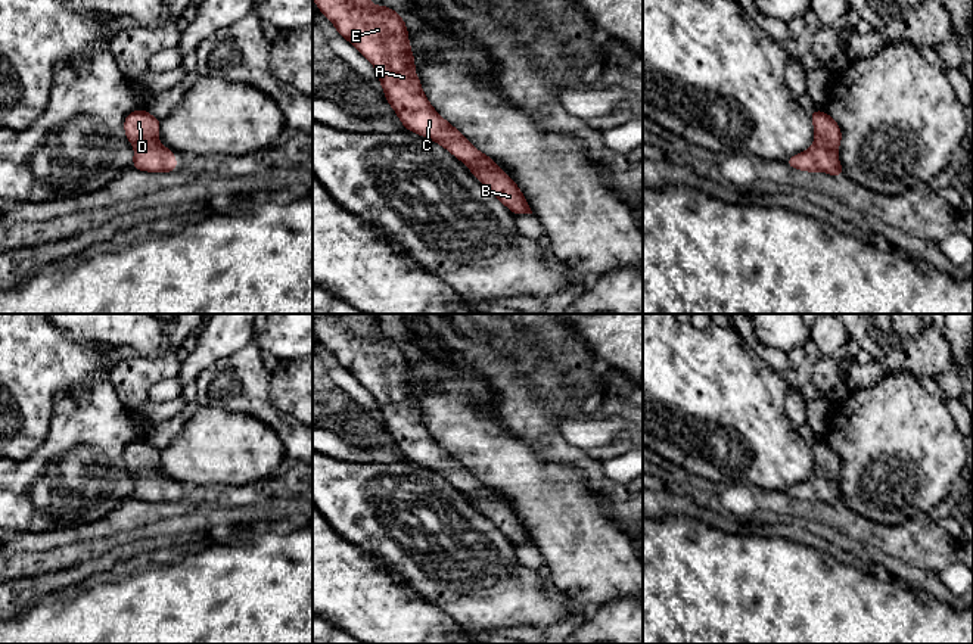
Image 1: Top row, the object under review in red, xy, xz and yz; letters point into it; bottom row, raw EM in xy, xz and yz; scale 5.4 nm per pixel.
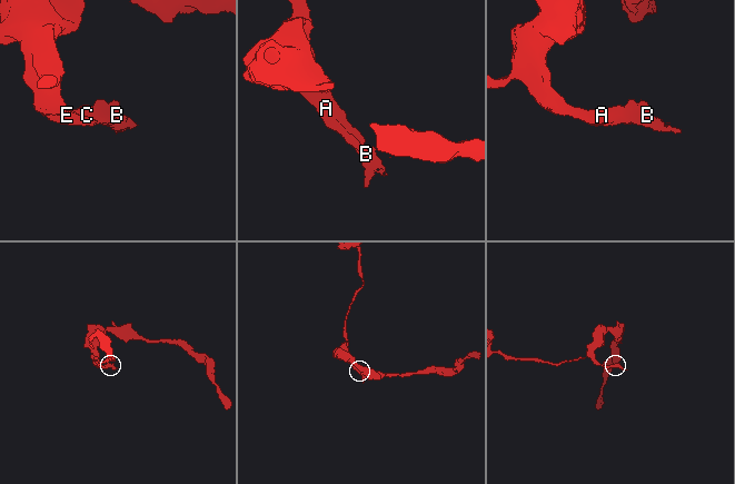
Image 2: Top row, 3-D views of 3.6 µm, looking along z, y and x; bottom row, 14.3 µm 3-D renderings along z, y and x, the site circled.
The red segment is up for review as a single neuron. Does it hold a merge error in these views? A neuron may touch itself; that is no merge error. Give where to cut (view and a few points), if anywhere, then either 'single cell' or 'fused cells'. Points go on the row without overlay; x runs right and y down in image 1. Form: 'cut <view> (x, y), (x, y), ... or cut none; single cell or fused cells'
cut none; single cell

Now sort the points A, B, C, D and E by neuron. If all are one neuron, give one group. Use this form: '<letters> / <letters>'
A B C D E

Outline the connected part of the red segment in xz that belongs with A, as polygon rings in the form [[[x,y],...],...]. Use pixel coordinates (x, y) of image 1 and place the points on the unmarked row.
[[[314,314],[313,329],[338,364],[372,392],[383,427],[405,460],[433,470],[460,489],[513,545],[532,544],[522,520],[498,494],[433,439],[414,401],[407,355],[398,342],[369,332],[376,321],[376,314]]]

